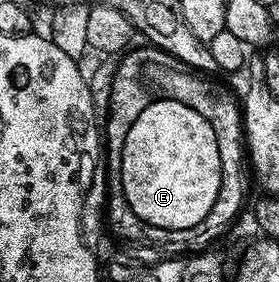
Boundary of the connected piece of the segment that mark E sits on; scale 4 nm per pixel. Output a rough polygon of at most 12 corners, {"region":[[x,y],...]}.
{"region":[[154,98],[127,133],[123,193],[146,227],[193,227],[221,188],[219,141]]}

